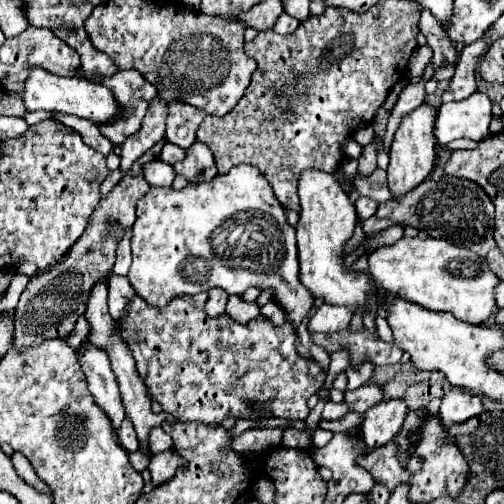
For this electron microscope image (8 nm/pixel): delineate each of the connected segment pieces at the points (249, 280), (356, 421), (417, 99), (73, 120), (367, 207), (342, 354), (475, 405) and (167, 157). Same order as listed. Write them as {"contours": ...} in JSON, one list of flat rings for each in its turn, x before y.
{"contours":[[[238,164,228,170,228,174,216,174,210,182,188,184,182,190,150,188,136,204,130,246,132,266,128,280,136,296,158,308,164,308,178,294,198,294,200,290,208,292,210,288,222,288,226,294,240,296,248,288,260,288,272,292,272,300,282,306,286,320,298,330,300,322,314,306,314,296,298,278,294,228,288,224,284,206,280,206,268,180,250,164]],[[349,411,344,418,337,421,321,420,319,426,323,429,330,430,333,433,345,432,355,429,362,423,362,416,354,411]],[[428,63,425,68,424,74,421,80,416,84,408,84,406,88,401,92,398,102,393,108,393,111,389,117,387,128,384,136,384,146,389,148,396,130,399,127,401,118,412,112,415,108,421,105,426,98,425,83,430,80,433,75,432,64]],[[54,114,54,116,58,118,58,122,70,126,72,130,76,130,76,132,84,138,84,142,86,142,88,146,92,146,94,150,102,152,104,156,108,156,108,154,112,152,114,144,100,132,100,128,98,128,96,124,92,124,92,122,88,122,88,120,82,120,82,118,76,118,76,116,66,116,66,114,64,114,64,116,62,116,62,114]],[[360,196,354,206,356,206,356,212,358,212,358,216,360,216,362,220,368,220,368,218,374,216,376,210,378,210,378,202,374,202,372,198,364,198,364,196]],[[338,350,332,354,332,362,330,362,330,372,326,376,326,382,322,388,332,388,332,380,338,372,345,371,350,365,350,355,346,350]],[[450,390,444,394,440,404,440,418,446,426,466,422,468,418,482,412,482,400,480,396,464,390]],[[166,142,160,152,160,160,164,160,166,164,176,164,176,162,180,162,180,158,184,158,184,150,180,146]]]}

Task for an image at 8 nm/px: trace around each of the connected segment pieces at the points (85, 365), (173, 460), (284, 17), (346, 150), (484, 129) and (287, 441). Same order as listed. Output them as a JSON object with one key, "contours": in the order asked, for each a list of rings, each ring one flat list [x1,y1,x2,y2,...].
{"contours":[[[86,340,84,348,78,352,78,358,80,358,82,370,88,378,88,388,92,390,92,396,96,398,96,404,104,410,104,414,108,414,108,418,112,422,112,430,116,430,116,436,118,436,120,422,124,420,126,414,124,414,124,406,120,402,118,382,112,372,108,354]],[[174,448,166,450,166,452,160,452,160,454,154,454,152,456,152,462,148,466,150,474,152,474,152,482,158,486,166,480,170,480,178,468,184,466,184,460,176,454]],[[280,14,280,18,274,24,274,32,278,32,278,34,290,34,296,28,298,28,298,20,288,16,288,14]],[[348,138,348,140,340,146,340,150,342,150,342,154,348,156,348,158,358,158,360,152,362,152,362,146,360,146,354,138]],[[482,92,472,94,460,102,442,104,436,118,436,140,438,144,448,144,456,138,470,138,480,142,488,136,488,126,492,120,490,98]],[[296,428,284,430,284,438,282,438,284,446,288,446,288,448,310,448,308,442,310,442,310,438,304,430,296,430]]]}

